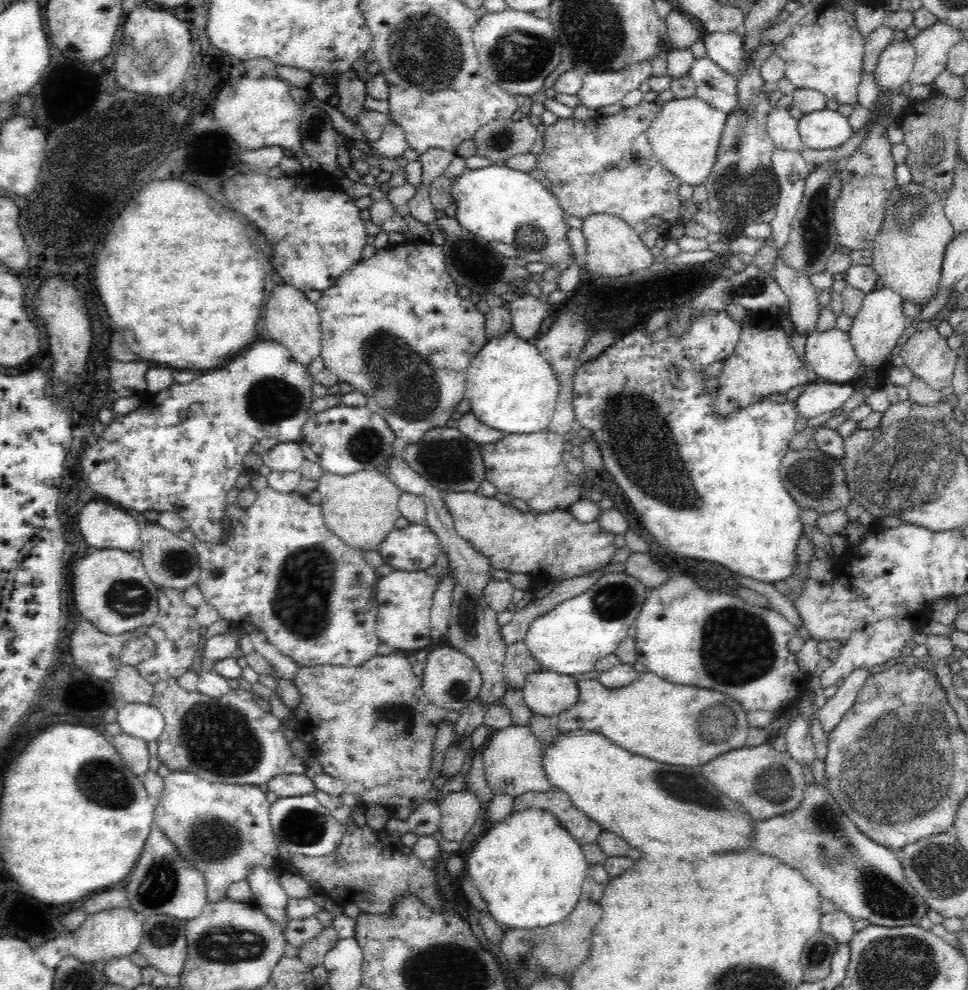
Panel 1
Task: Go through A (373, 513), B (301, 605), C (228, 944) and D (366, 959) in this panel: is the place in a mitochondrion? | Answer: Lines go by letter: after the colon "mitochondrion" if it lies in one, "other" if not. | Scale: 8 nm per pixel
A: other
B: mitochondrion
C: mitochondrion
D: other

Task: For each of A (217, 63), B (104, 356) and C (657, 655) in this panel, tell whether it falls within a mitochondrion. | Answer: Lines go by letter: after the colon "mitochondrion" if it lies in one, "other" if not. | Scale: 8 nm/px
A: other
B: other
C: other

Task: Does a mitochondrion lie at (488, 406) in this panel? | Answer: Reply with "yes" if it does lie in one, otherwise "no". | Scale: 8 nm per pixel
no

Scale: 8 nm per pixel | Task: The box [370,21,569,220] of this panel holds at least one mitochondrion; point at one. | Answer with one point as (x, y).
(517, 56)

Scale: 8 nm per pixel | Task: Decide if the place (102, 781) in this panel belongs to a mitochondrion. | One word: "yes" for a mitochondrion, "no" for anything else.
yes

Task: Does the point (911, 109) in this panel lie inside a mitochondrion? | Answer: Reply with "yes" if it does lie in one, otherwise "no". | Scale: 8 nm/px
no

